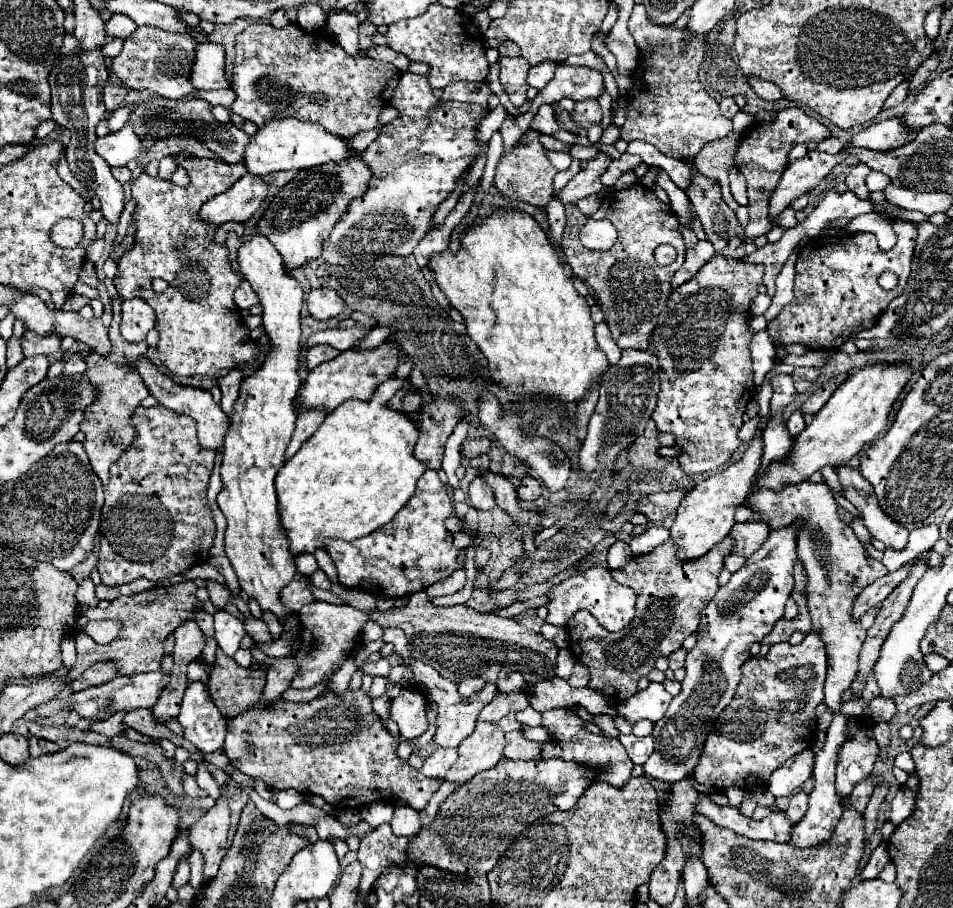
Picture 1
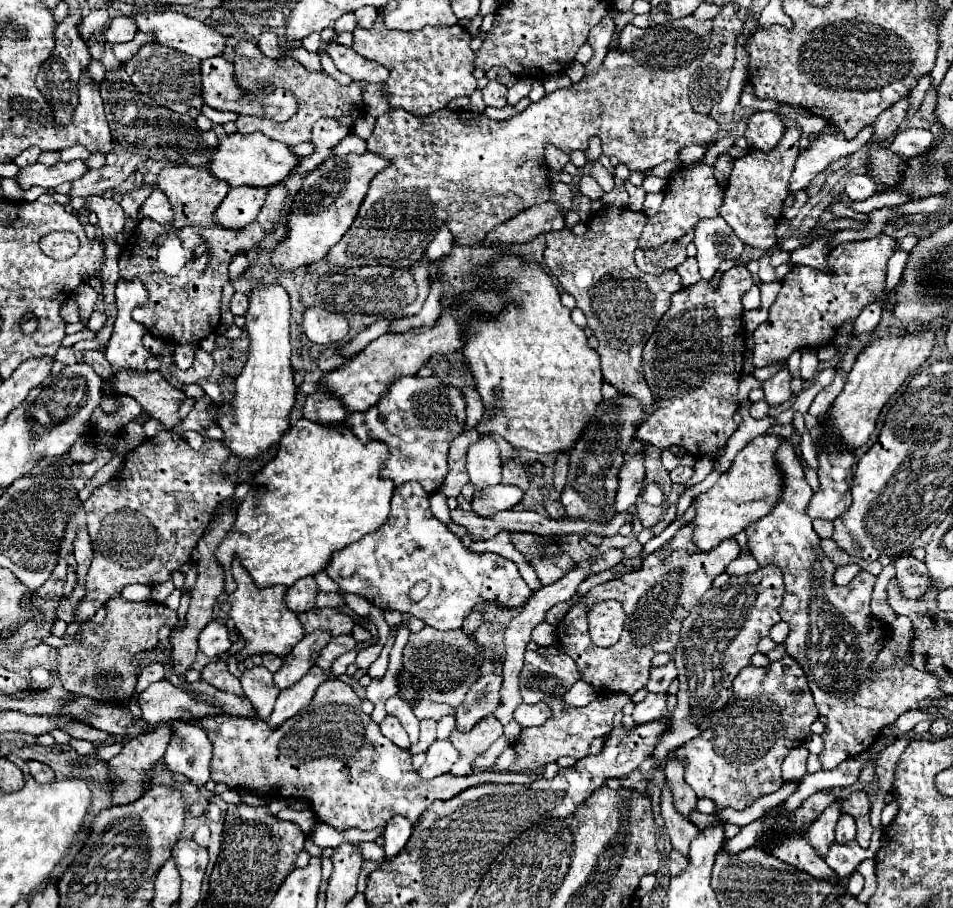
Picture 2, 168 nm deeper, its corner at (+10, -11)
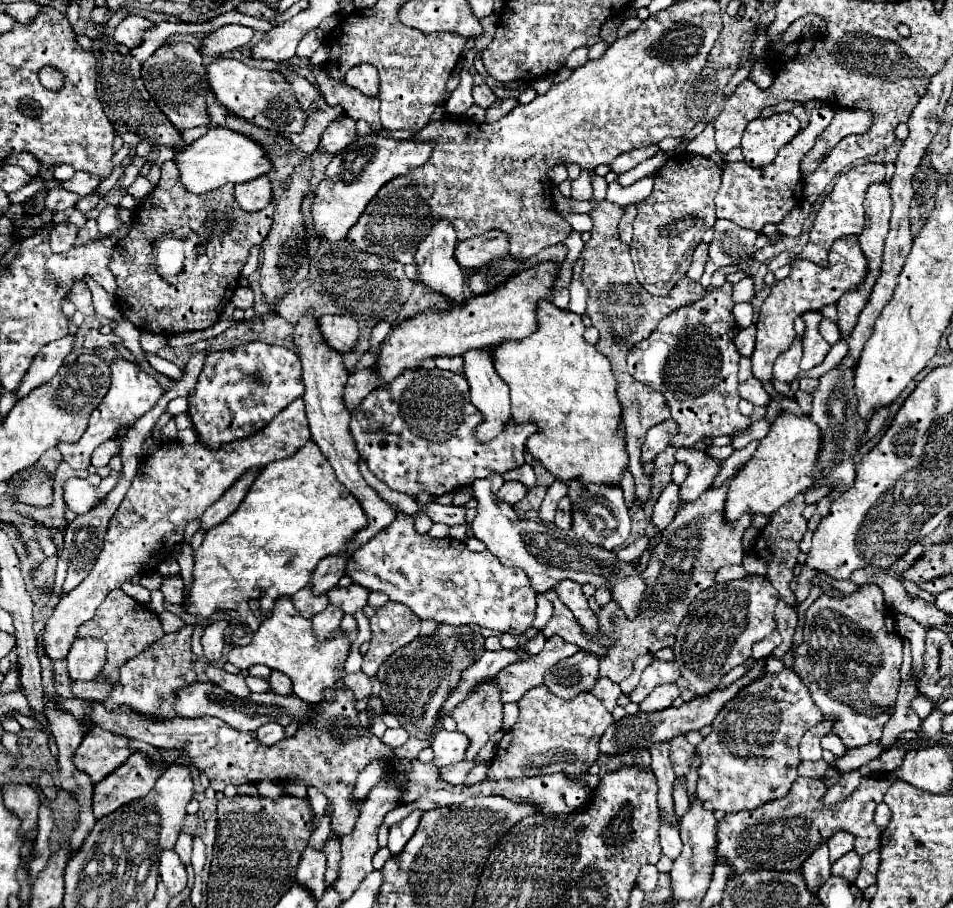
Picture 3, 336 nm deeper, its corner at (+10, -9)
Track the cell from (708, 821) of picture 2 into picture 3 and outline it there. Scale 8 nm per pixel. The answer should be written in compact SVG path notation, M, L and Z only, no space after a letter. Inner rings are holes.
M678 778L674 782L674 810L682 818L688 812L688 806L690 806L690 800L688 800L688 792L686 792L686 780Z

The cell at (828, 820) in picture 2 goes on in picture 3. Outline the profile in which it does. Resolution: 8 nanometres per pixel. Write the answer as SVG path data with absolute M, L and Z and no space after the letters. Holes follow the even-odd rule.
M822 844L802 866L806 886L810 892L818 892L818 888L830 878L830 860L828 860L828 846Z

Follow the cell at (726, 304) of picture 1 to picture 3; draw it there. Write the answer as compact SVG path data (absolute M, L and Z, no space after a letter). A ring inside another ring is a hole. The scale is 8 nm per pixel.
M732 284L712 288L708 294L666 316L654 334L630 348L628 372L634 380L662 392L672 410L672 418L680 426L672 436L672 446L690 448L698 440L710 436L730 436L750 426L750 418L738 410L738 360L740 354L734 346L738 326L732 316Z

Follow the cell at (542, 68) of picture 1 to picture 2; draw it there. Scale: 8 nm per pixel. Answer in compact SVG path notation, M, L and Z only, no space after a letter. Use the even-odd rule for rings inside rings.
M522 78L508 90L508 104L518 104L522 98L526 98L532 90L534 78Z

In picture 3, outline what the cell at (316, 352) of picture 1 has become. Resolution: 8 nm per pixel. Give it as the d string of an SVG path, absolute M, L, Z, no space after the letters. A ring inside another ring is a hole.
M380 322L378 326L374 326L374 330L372 330L372 346L378 346L382 340L386 340L386 336L388 336L388 332L392 330L392 324L390 322Z

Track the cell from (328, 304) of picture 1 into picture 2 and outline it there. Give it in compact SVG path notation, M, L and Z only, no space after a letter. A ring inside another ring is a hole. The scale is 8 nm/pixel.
M306 308L302 316L302 330L314 344L326 346L330 342L344 340L348 334L348 322L342 314L328 312L324 308Z

